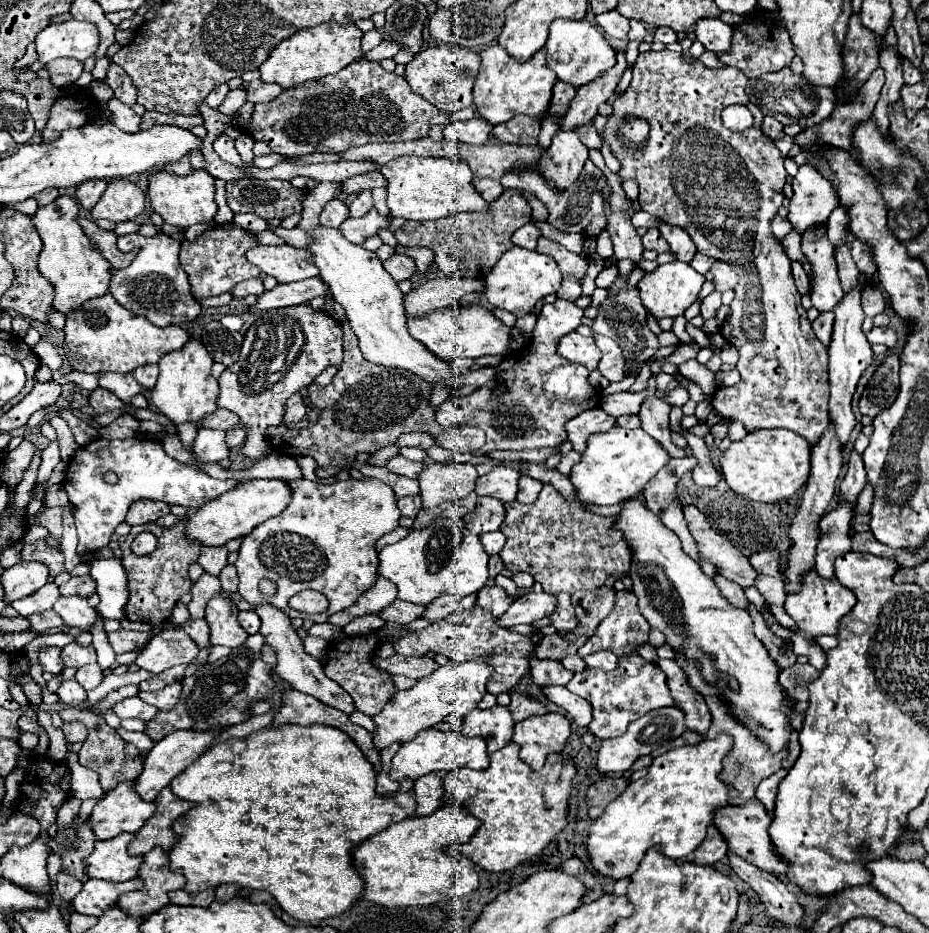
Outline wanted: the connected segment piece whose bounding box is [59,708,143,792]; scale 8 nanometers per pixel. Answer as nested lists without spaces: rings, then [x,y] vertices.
[[[67,708],[59,712],[60,717],[65,722],[72,722],[75,720],[83,722],[87,726],[87,740],[83,744],[83,748],[79,750],[79,764],[81,766],[87,766],[91,770],[95,770],[101,778],[101,786],[105,792],[109,792],[111,788],[115,788],[119,782],[123,780],[129,780],[129,778],[137,778],[141,774],[141,768],[143,768],[143,758],[137,758],[137,760],[129,760],[125,756],[125,750],[123,750],[123,740],[121,736],[117,734],[117,730],[113,730],[103,716],[97,716],[95,712],[91,710],[79,710],[79,708]]]

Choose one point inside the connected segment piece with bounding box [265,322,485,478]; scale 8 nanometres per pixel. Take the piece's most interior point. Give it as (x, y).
(366, 406)

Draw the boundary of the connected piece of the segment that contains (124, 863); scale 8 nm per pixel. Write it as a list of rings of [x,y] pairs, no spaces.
[[[123,832],[111,840],[95,842],[93,854],[87,858],[89,878],[103,878],[109,882],[125,882],[139,876],[143,856],[129,854],[129,842],[135,834]]]

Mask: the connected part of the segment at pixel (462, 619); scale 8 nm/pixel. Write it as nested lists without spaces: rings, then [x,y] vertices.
[[[473,606],[471,610],[449,614],[443,620],[433,622],[425,630],[407,632],[393,644],[393,648],[403,656],[425,656],[431,650],[435,654],[445,654],[453,662],[467,662],[477,656],[489,656],[491,664],[495,666],[495,672],[489,678],[487,690],[497,696],[501,692],[511,692],[519,678],[529,670],[529,658],[535,648],[535,642],[529,636],[495,626],[495,618],[487,608]]]

